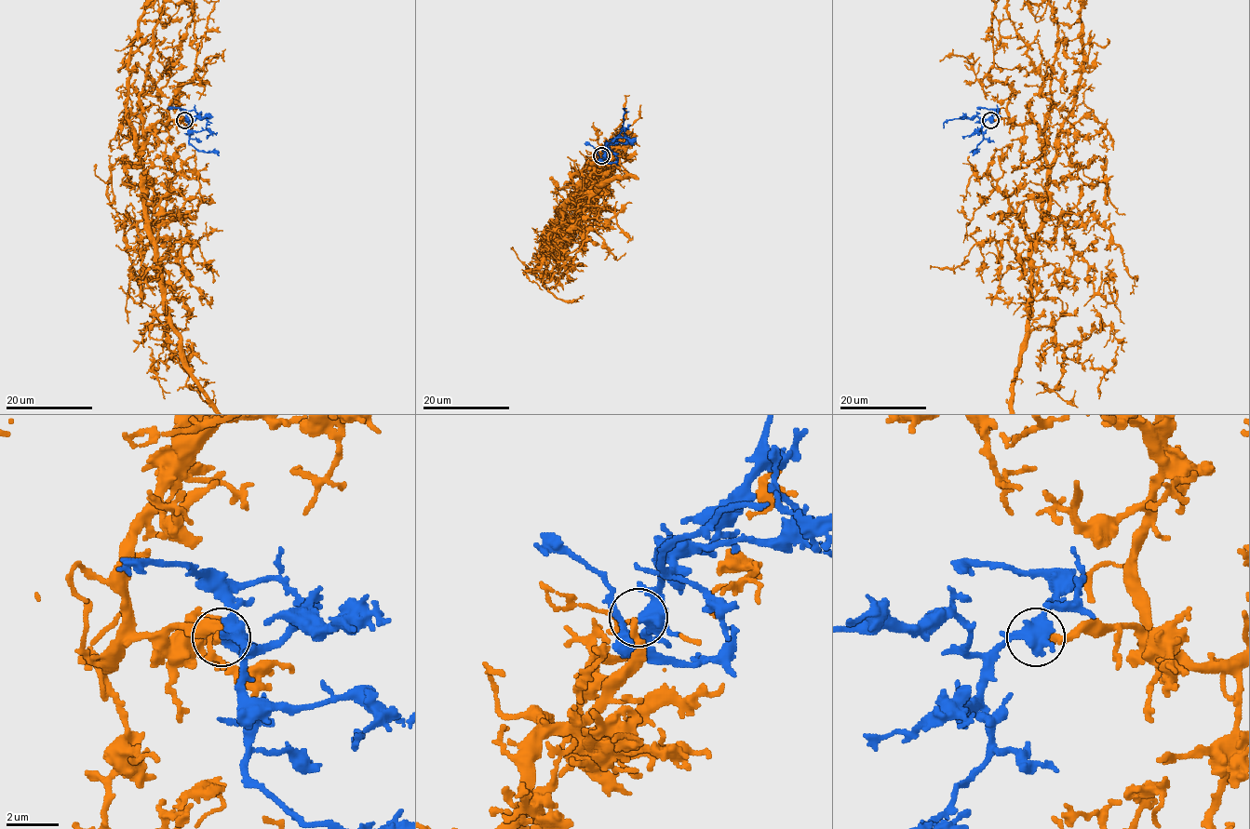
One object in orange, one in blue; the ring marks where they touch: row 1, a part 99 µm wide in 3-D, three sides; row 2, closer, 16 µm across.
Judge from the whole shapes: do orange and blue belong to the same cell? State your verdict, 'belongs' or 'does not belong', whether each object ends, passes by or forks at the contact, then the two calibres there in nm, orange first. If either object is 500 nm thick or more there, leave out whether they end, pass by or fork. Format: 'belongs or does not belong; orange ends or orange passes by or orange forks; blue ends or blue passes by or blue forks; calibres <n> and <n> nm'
belongs; orange ends; blue forks; calibres 280 and 400 nm

